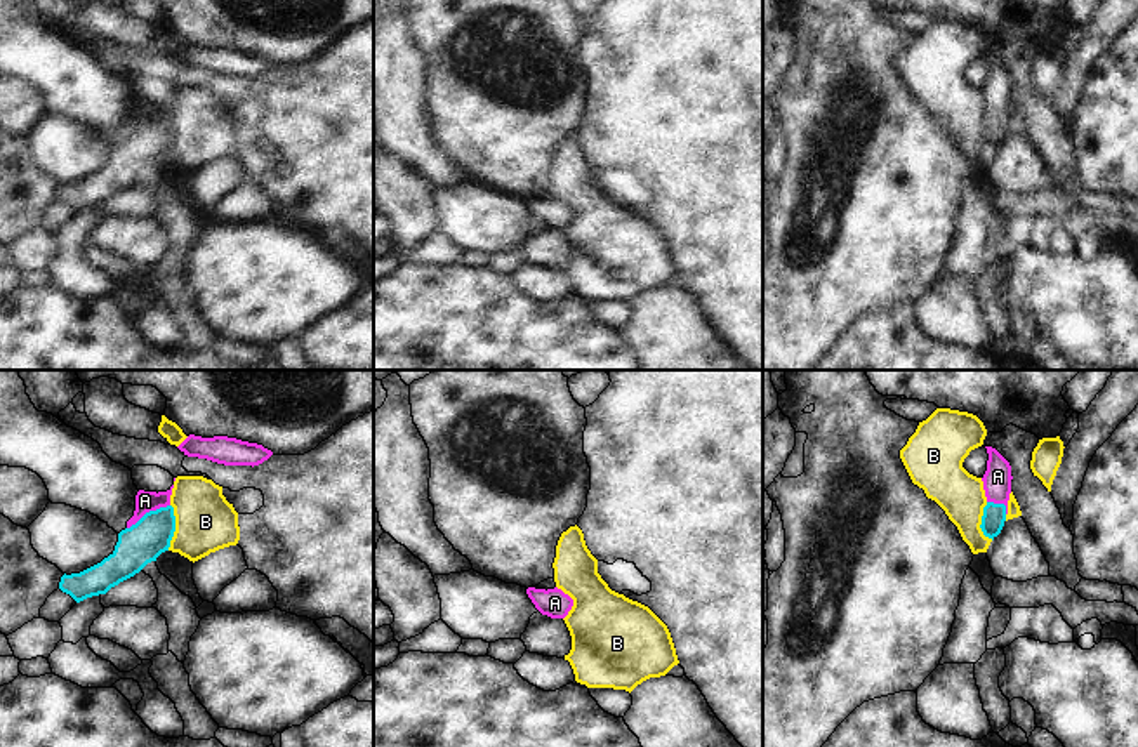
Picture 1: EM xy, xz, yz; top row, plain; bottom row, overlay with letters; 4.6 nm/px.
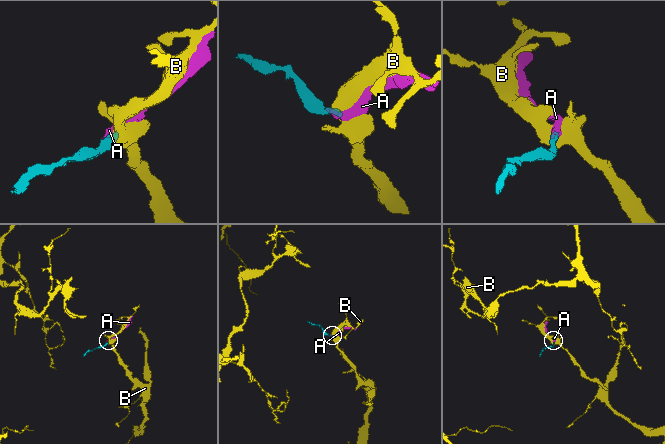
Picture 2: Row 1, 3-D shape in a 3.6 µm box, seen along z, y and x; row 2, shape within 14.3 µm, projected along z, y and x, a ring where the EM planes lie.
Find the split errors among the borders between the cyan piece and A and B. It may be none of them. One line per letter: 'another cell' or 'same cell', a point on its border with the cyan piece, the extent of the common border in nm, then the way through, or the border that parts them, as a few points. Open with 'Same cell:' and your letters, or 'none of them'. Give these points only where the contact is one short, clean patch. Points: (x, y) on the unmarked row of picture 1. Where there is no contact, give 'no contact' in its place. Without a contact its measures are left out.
Same cell: A
A: same cell; meets cyan in xy at (150, 122); contact 240 nm long; runs through xy (143, 153), (150, 141), (150, 122), (145, 112)
B: another cell; meets cyan in xy at (174, 138); contact 220 nm long; border along xy (171, 115), (174, 141), (167, 160)

